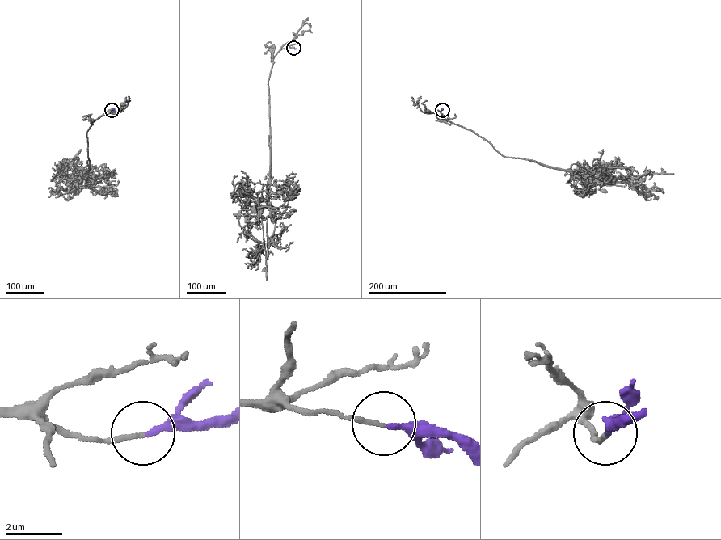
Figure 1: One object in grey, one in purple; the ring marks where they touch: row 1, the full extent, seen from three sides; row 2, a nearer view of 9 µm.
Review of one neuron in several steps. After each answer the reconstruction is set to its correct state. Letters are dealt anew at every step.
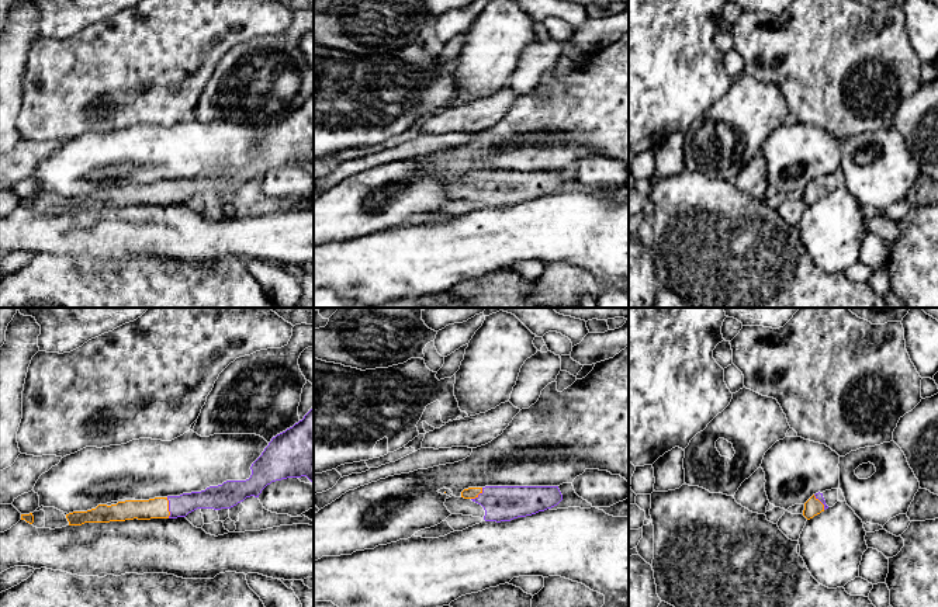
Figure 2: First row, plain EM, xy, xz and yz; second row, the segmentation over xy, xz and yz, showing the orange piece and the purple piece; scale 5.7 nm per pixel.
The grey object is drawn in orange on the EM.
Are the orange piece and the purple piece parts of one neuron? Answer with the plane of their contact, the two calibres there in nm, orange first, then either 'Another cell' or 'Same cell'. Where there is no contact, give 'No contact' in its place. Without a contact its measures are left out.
Touches orange in xy. Thickness 120 nm (orange) against 130 nm. Same cell

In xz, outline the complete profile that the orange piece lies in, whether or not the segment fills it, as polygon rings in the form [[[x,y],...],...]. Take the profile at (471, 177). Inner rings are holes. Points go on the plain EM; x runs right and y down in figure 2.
[[[485,171],[468,173],[461,183],[485,195],[485,207],[510,207],[557,191],[563,185],[558,171]]]

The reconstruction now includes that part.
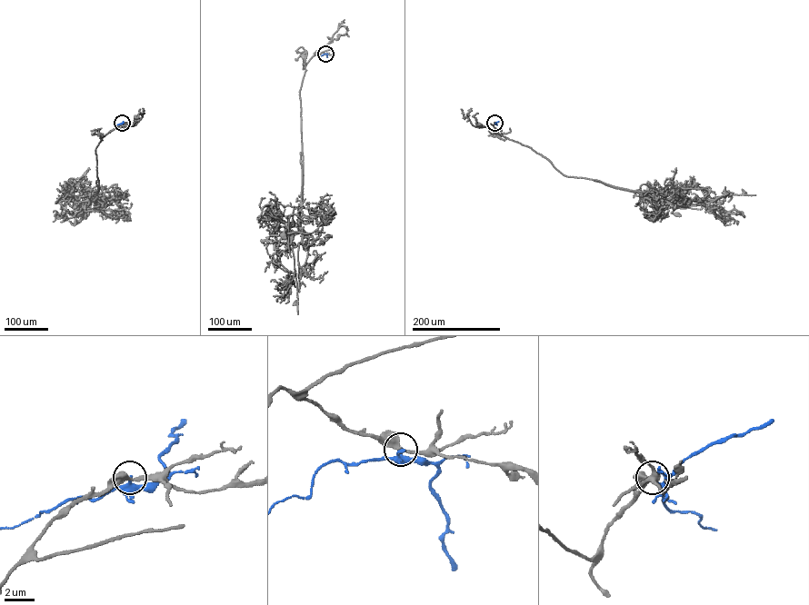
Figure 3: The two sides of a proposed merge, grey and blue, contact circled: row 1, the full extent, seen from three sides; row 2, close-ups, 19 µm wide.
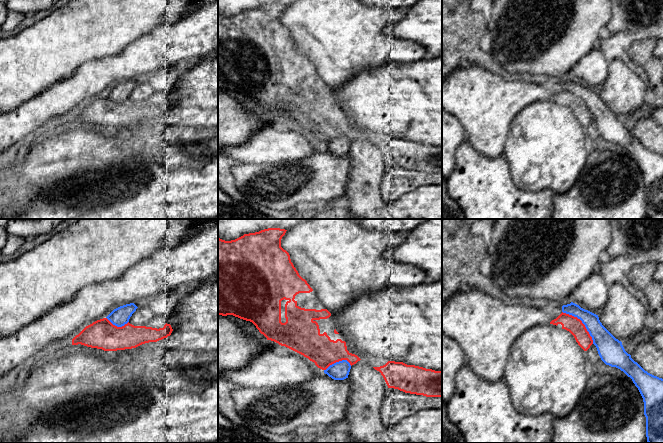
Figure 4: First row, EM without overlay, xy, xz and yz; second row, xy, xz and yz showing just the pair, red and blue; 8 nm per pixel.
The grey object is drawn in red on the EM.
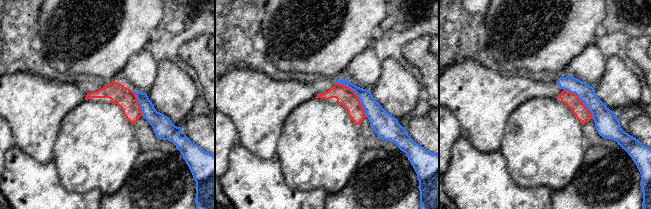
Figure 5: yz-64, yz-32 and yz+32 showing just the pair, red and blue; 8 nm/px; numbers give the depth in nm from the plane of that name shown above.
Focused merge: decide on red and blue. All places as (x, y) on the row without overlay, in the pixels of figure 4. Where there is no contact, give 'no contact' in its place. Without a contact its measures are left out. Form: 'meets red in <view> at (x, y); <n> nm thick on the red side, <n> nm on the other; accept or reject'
meets red in yz at (582, 99); 130 nm thick on the red side, 170 nm on the other; reject

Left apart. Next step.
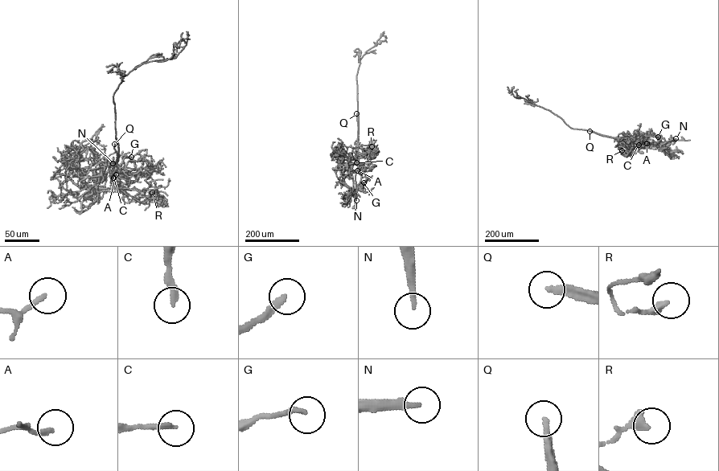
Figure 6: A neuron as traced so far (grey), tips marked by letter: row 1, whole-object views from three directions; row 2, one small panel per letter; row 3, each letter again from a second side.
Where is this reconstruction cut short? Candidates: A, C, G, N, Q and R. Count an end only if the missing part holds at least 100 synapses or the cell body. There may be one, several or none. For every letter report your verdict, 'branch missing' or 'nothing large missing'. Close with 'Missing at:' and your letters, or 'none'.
A: nothing large missing
C: nothing large missing
G: branch missing
N: branch missing
Q: branch missing
R: nothing large missing
Missing at: G, N, Q

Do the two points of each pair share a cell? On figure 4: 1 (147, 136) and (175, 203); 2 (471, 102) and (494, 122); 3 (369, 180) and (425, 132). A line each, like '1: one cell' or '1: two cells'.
1: two cells
2: one cell
3: two cells

